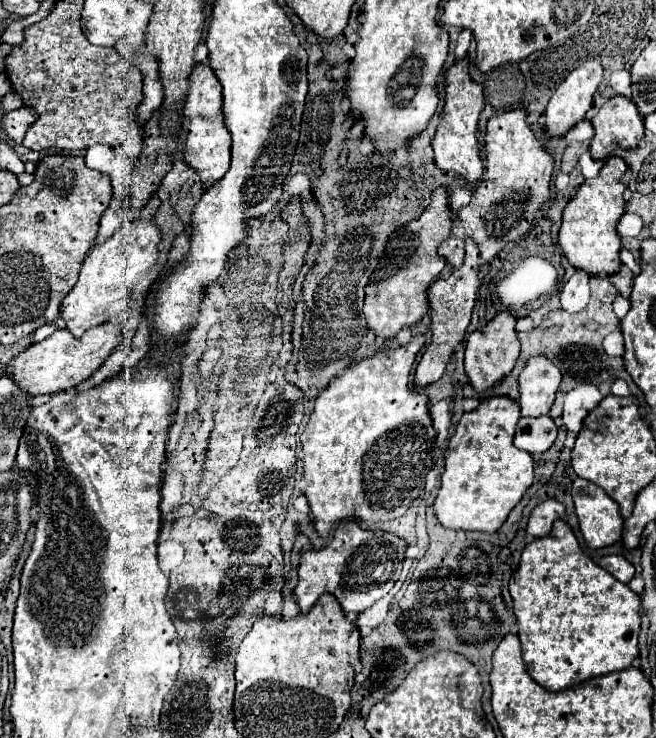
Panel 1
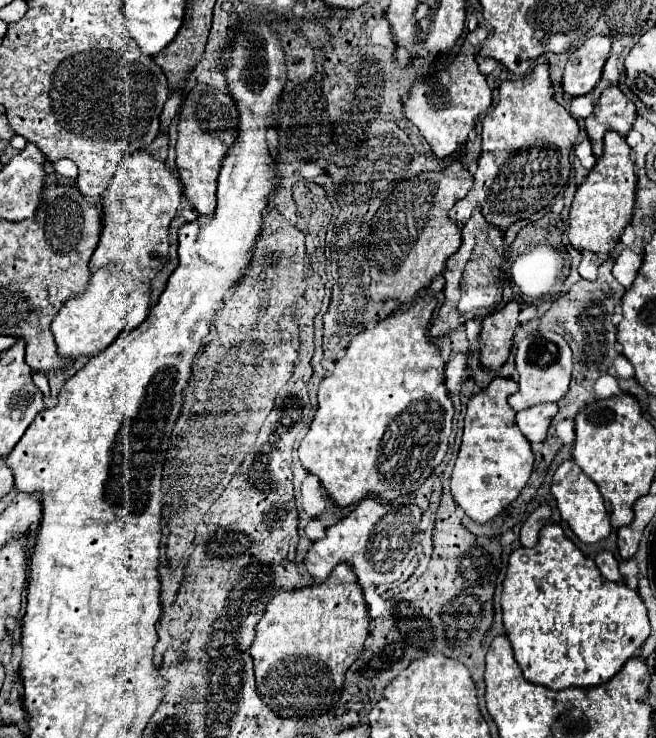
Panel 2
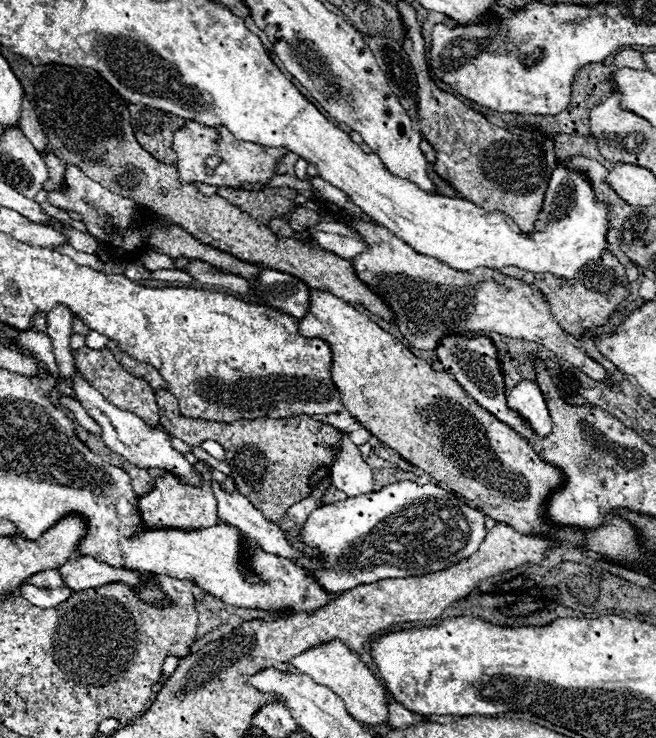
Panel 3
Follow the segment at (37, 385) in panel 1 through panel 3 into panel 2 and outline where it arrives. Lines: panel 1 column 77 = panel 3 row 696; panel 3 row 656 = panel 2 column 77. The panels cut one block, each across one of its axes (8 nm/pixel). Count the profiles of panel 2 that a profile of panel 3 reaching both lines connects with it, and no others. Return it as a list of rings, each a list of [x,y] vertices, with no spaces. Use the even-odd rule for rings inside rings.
[[[98,270],[92,274],[90,284],[84,292],[72,296],[52,322],[52,334],[56,338],[58,356],[78,358],[96,356],[106,350],[124,330],[140,326],[148,316],[150,308],[150,288],[140,282],[132,282],[122,274],[110,274],[108,270]]]

